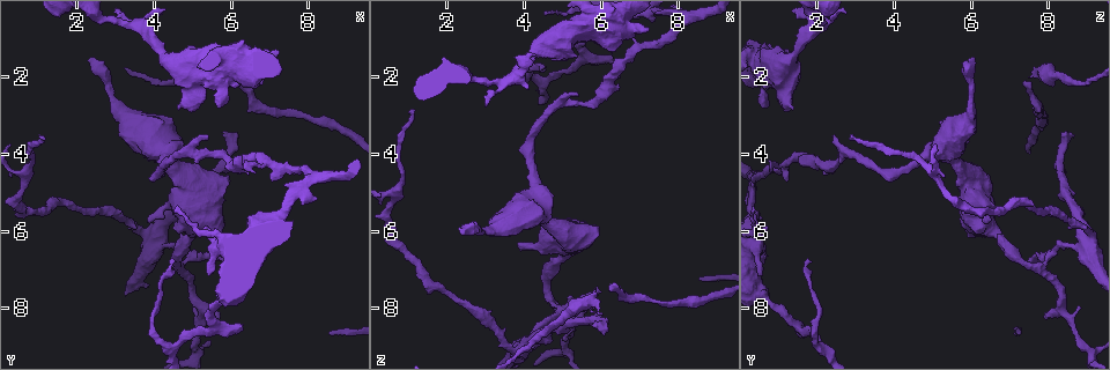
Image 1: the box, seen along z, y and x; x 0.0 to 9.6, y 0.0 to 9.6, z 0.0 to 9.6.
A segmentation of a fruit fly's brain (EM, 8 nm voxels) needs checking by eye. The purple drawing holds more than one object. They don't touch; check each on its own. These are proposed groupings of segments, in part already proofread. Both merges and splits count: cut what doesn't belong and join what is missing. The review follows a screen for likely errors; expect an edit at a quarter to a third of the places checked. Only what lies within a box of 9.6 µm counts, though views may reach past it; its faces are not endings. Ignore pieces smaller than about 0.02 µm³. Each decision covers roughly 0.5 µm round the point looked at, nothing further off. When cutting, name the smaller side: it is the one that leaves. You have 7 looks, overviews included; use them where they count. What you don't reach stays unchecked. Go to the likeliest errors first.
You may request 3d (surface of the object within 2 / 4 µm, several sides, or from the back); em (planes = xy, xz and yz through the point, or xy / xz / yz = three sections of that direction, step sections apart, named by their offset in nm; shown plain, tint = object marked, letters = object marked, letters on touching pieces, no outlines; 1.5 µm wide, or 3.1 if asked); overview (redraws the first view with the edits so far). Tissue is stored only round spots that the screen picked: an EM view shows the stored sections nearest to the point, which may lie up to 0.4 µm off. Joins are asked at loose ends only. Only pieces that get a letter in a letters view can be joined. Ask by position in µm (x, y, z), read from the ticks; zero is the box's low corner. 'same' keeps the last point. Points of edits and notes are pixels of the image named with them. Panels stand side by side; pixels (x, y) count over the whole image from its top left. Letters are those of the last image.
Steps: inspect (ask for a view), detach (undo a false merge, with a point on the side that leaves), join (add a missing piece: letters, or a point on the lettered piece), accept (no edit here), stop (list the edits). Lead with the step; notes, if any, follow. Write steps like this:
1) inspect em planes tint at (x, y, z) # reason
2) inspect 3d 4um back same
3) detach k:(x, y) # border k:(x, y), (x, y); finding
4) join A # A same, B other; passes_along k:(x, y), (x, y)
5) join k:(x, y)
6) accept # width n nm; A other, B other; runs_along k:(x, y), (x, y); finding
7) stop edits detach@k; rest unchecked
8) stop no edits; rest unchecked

inspect 3d 2um at (6.20, 2.10, 7.45) # branch stops here

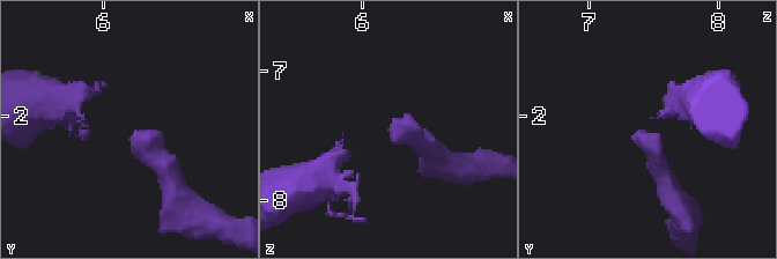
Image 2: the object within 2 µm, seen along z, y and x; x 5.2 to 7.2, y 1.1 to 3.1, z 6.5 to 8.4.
inspect em planes letters at (6.22, 2.14, 7.42)

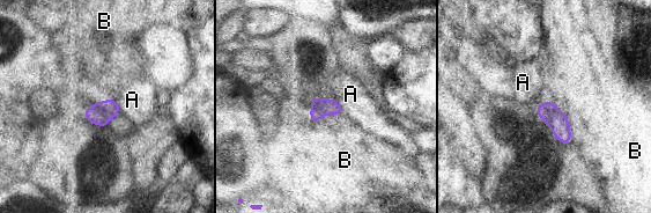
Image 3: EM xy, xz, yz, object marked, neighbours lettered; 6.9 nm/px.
accept # longest_contact B 300 nm; A other, B other; border 3:(555, 104), (567, 118), (570, 142); none of them fits

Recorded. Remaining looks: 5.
inspect 3d 2um back at (5.70, 2.80, 0.65) # an open end

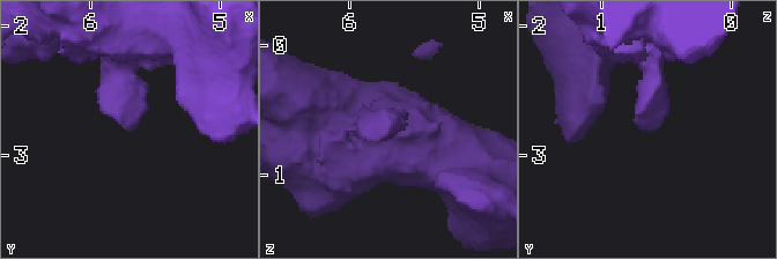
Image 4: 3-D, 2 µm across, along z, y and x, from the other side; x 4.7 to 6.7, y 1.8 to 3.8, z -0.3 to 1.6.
inspect em planes letters at (5.70, 2.76, 0.72)

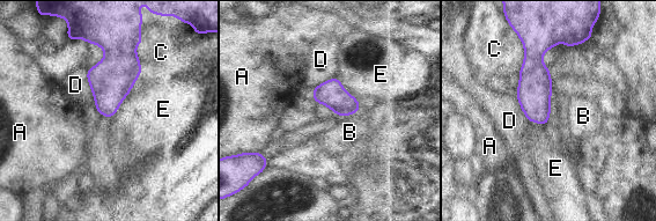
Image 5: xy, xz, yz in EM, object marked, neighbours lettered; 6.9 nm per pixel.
accept # A other, B other, C other, D other, E other; none of them fits

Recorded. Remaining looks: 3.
inspect em xy step 8 plain at (6.25, 8.50, 1.45) # free end

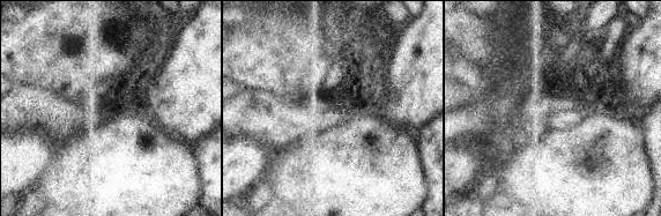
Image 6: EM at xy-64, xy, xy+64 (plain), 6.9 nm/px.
inspect em xy step 8 letters same # what lies round it

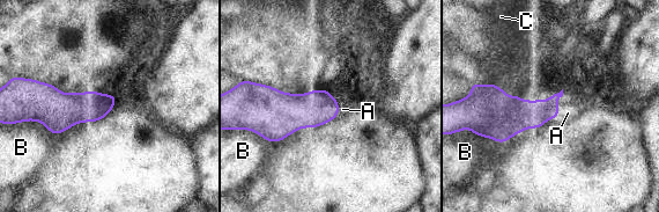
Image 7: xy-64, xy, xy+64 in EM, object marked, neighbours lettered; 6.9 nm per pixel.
join A # width 200 nm; A same, B other, C other; it goes on there

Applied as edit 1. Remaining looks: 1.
stop edits join@7; rest unchecked

